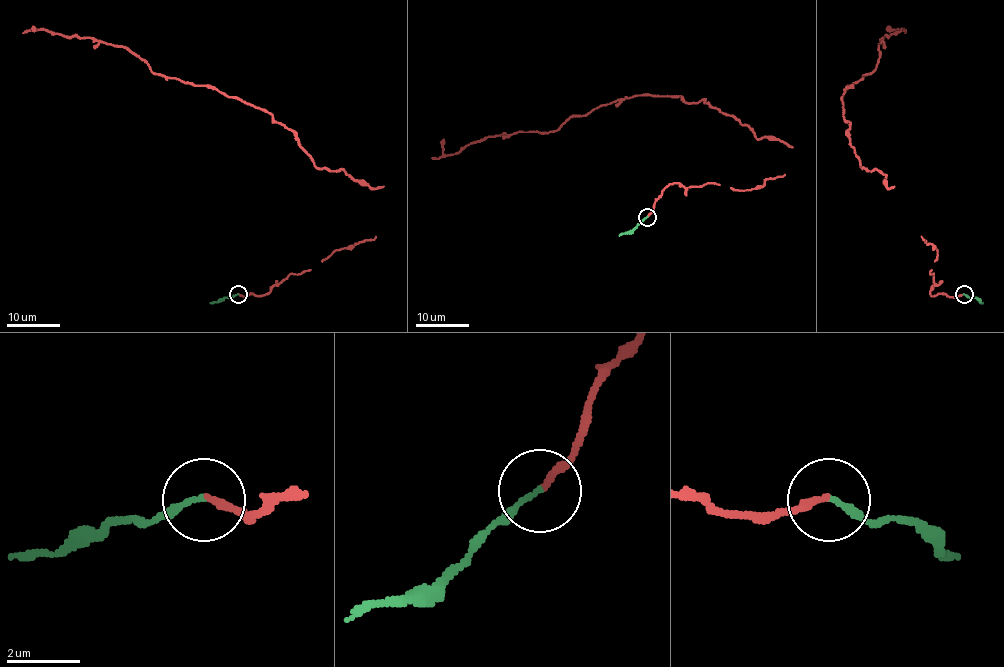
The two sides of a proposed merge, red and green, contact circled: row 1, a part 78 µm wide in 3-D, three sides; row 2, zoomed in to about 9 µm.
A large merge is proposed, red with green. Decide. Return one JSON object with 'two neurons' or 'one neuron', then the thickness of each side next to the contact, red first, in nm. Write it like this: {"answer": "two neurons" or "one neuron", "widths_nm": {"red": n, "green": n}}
{"answer": "one neuron", "widths_nm": {"red": 190, "green": 140}}

